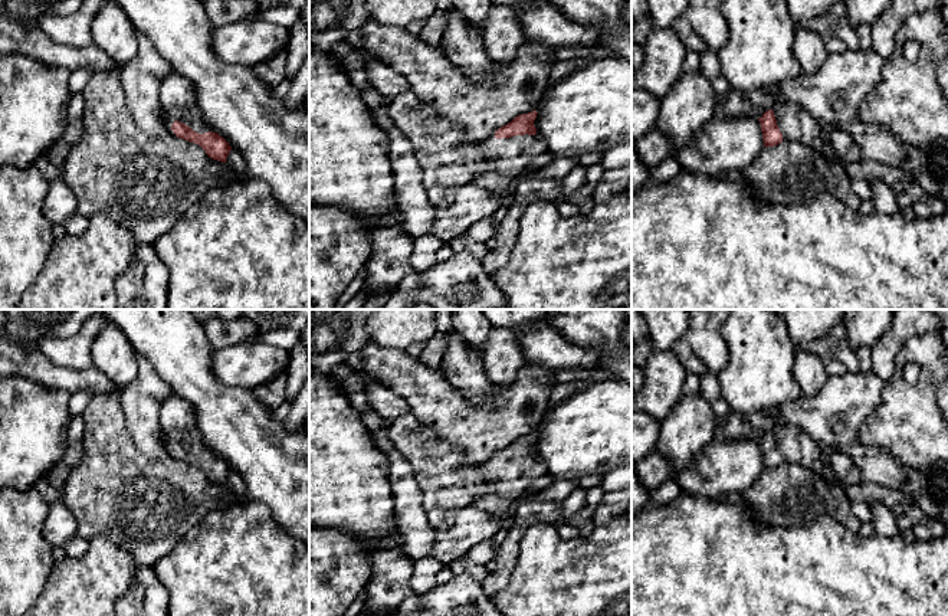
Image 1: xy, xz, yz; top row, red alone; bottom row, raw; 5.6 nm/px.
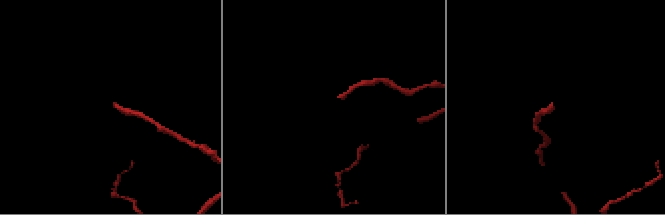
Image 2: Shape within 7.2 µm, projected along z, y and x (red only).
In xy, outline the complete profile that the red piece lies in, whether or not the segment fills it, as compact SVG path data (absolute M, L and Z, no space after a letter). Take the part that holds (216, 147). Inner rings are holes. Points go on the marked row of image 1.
M197 105L171 111L163 109L163 117L170 135L199 144L210 158L226 163L232 147L206 122Z

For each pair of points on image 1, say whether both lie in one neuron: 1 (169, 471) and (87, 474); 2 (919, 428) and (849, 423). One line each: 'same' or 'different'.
1: same
2: different

